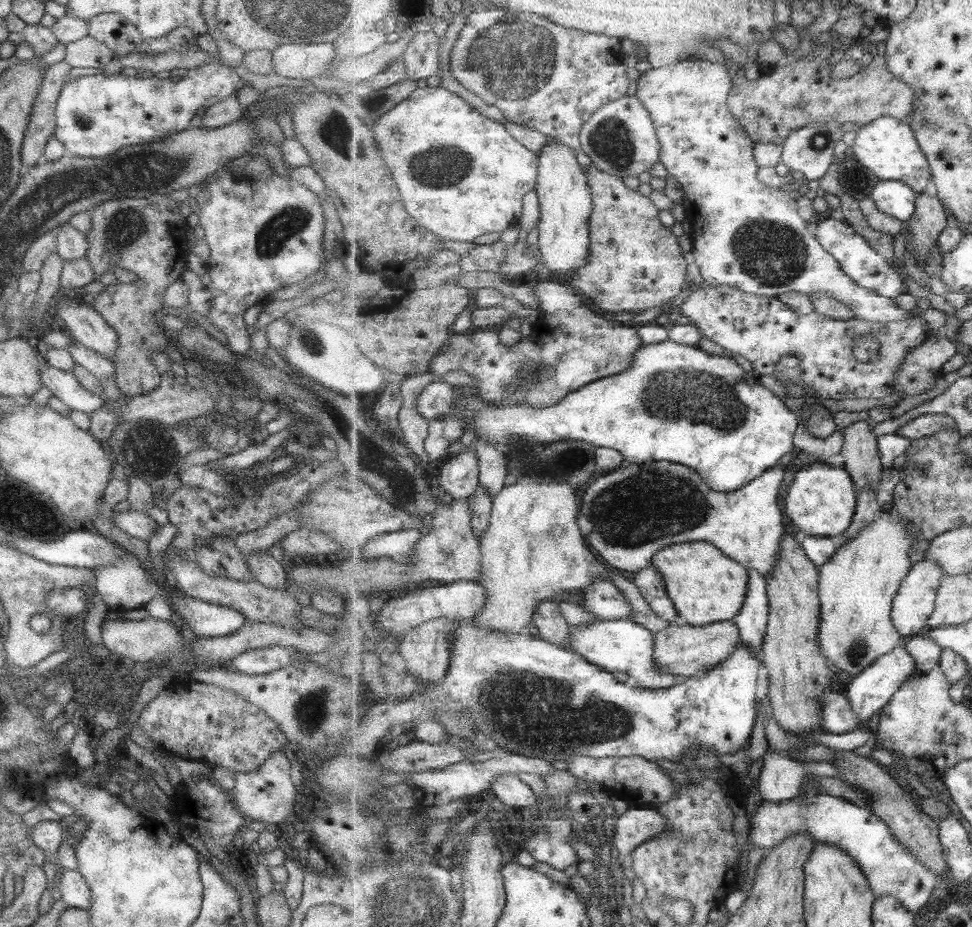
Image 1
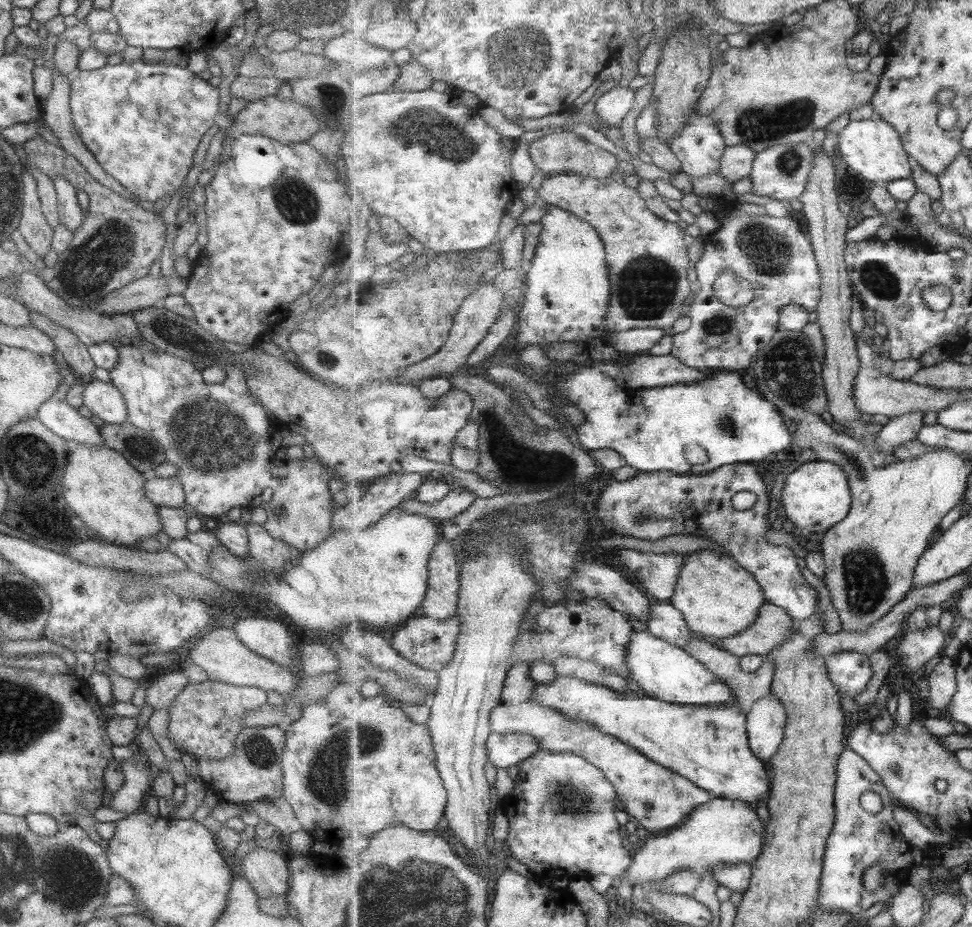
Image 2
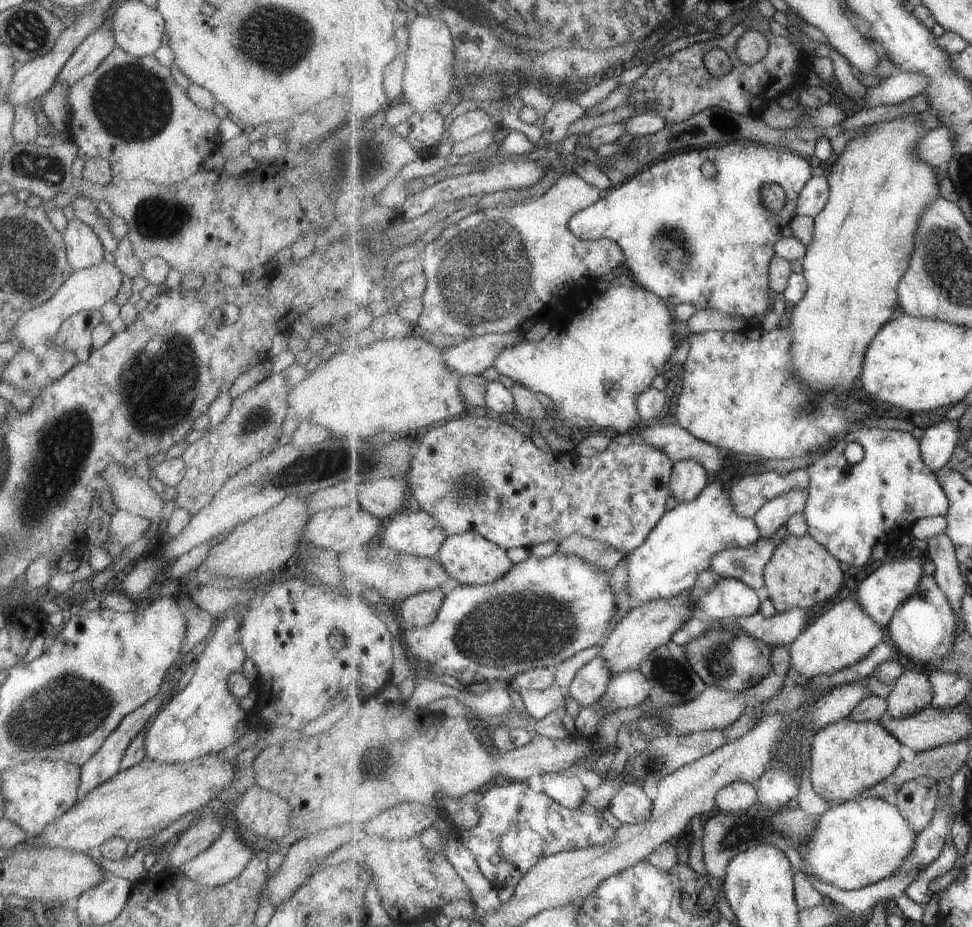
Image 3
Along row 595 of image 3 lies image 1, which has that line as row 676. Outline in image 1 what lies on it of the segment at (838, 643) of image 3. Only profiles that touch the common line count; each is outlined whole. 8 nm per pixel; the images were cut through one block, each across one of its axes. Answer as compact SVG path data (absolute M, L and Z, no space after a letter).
M894 510L884 511L864 531L861 531L861 534L853 537L843 547L839 547L839 551L833 555L831 561L820 567L822 612L817 641L819 641L821 652L825 657L839 670L847 672L850 679L861 674L881 656L889 654L906 641L905 637L897 631L896 625L893 624L892 608L901 584L912 569L913 562L911 562L909 552L915 543L908 524L899 521Z

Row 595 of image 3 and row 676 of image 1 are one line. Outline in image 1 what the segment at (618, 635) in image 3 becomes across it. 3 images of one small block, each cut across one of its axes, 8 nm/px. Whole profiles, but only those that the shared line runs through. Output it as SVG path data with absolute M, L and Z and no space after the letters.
M729 620L707 624L705 626L691 625L687 622L671 624L665 630L654 634L656 637L656 664L659 671L677 675L677 682L684 683L688 678L699 676L727 660L742 638L737 623Z

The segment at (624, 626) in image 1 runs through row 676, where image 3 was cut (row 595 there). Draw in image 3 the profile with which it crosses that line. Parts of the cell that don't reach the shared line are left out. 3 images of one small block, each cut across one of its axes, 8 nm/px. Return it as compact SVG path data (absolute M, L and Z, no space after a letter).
M712 477L697 498L678 503L665 513L647 540L627 555L626 590L636 600L672 599L684 590L695 590L699 574L711 570L715 554L731 547L749 548L762 537L755 519L736 511L727 482Z

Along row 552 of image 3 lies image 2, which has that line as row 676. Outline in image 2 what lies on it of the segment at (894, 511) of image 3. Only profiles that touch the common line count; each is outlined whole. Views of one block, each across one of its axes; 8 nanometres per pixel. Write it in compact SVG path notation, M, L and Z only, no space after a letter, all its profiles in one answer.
M841 651L826 657L826 663L842 696L853 697L865 692L869 680L873 678L869 655L860 652Z

